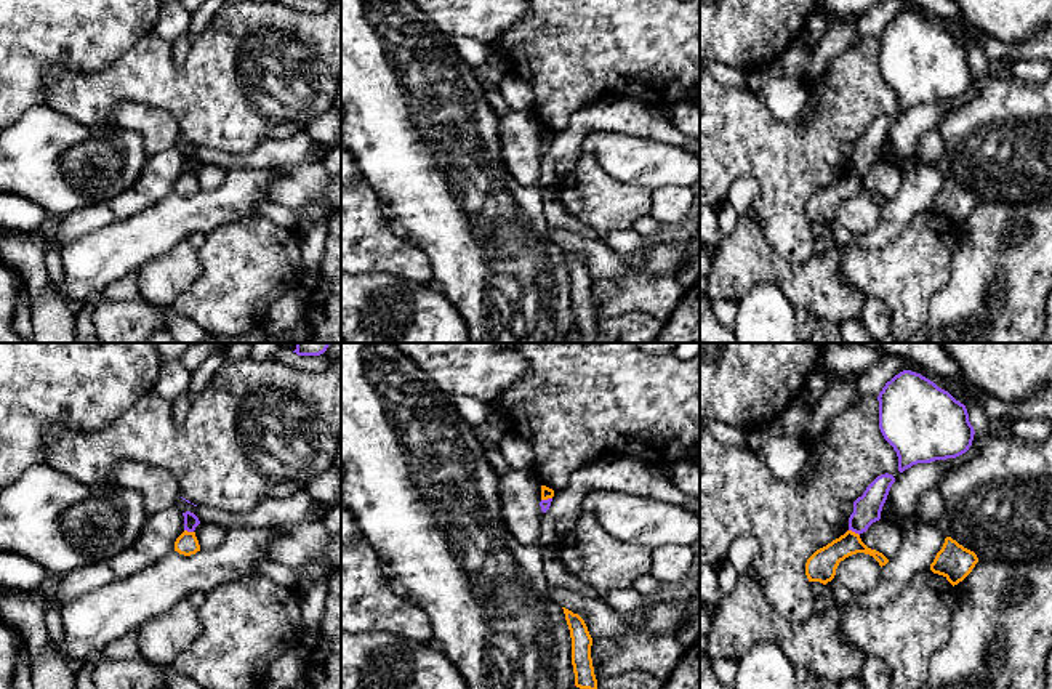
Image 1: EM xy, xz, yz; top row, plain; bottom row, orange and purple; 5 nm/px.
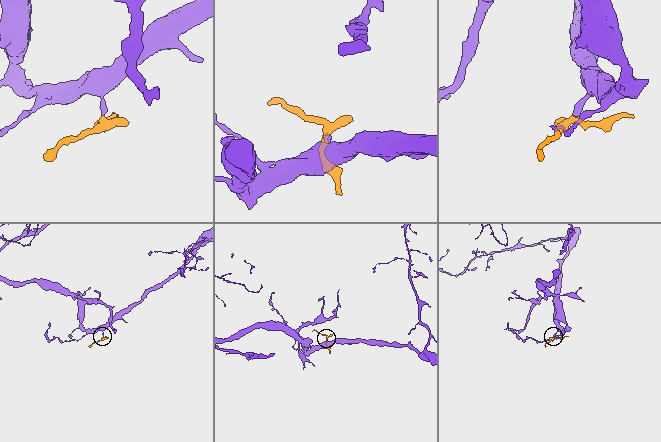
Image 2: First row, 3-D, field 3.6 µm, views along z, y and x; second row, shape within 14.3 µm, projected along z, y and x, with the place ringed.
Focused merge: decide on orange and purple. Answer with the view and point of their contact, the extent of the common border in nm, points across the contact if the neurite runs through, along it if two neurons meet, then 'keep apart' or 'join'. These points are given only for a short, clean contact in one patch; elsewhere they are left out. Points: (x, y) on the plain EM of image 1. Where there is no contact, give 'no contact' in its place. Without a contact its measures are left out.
yz (854, 173) | 70 nm | along yz (849, 170), (859, 177) | keep apart

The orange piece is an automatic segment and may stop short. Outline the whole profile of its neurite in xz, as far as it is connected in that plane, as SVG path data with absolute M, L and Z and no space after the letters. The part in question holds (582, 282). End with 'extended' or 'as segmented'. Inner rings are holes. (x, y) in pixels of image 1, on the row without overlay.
M565 248L562 250L572 279L572 306L575 314L575 327L583 333L581 343L596 343L597 320L591 300L592 279L584 261L578 255L573 255Z; extended

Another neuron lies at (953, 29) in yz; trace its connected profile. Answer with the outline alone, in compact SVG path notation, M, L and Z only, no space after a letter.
M914 6L909 11L916 13L916 14L921 14L922 18L929 19L938 29L948 32L956 42L959 42L964 46L967 46L972 42L972 34L962 30L956 22L951 22L951 21L948 21L945 18L940 18L940 16L937 16L934 13L929 13L929 11L922 10L921 6Z

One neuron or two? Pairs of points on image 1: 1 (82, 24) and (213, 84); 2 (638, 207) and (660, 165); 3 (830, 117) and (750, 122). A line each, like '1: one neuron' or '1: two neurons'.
1: two neurons
2: two neurons
3: one neuron

